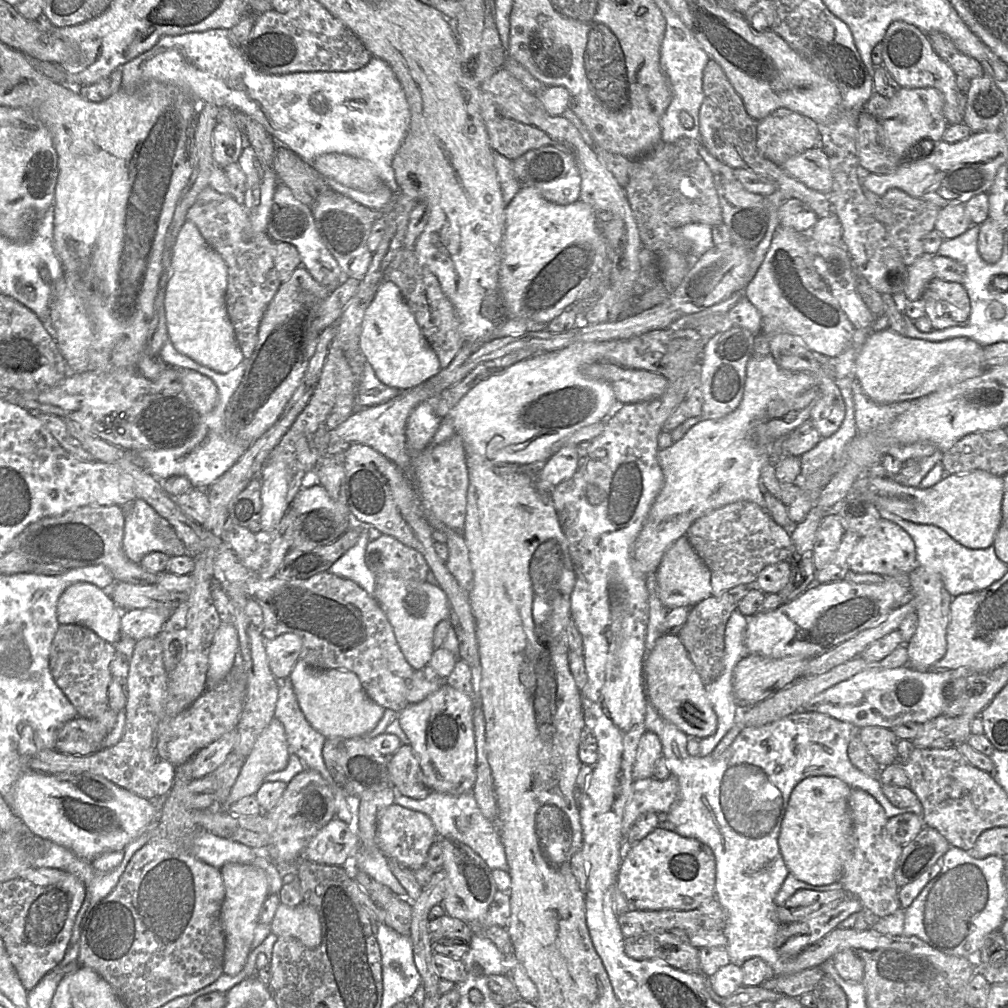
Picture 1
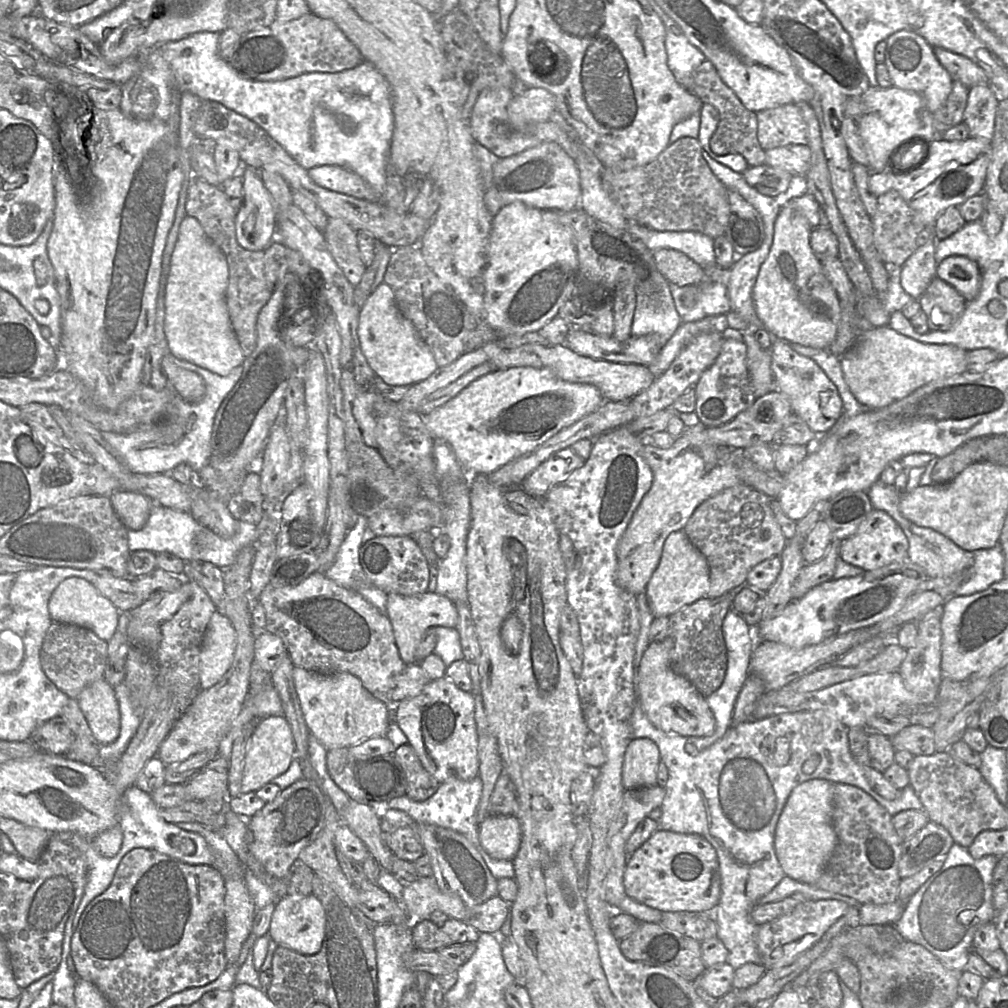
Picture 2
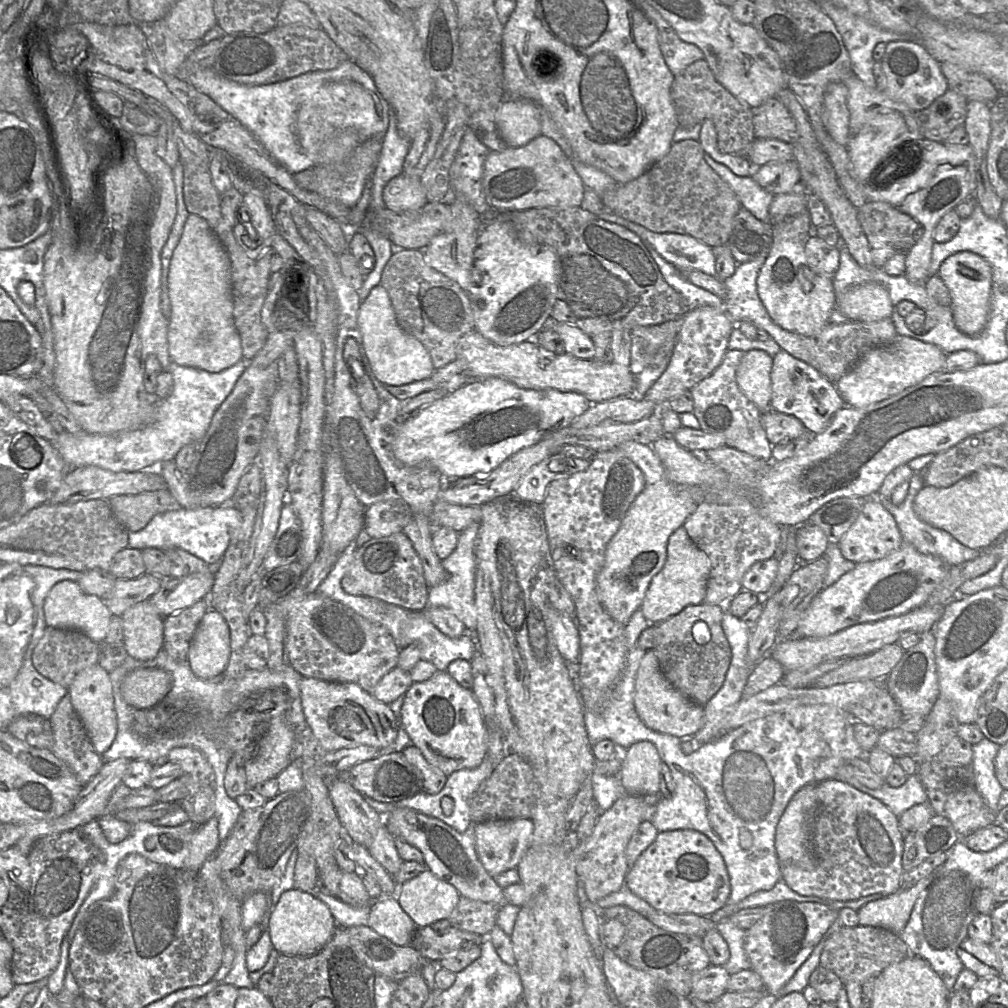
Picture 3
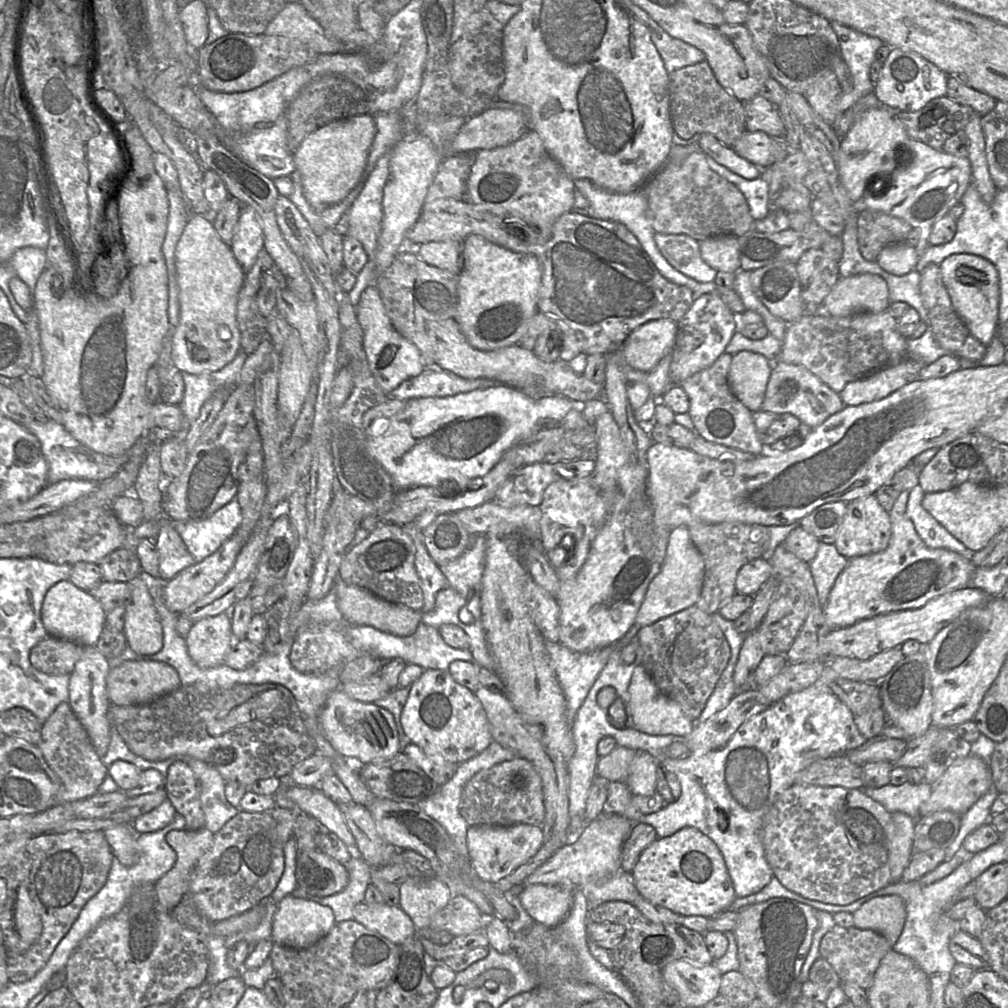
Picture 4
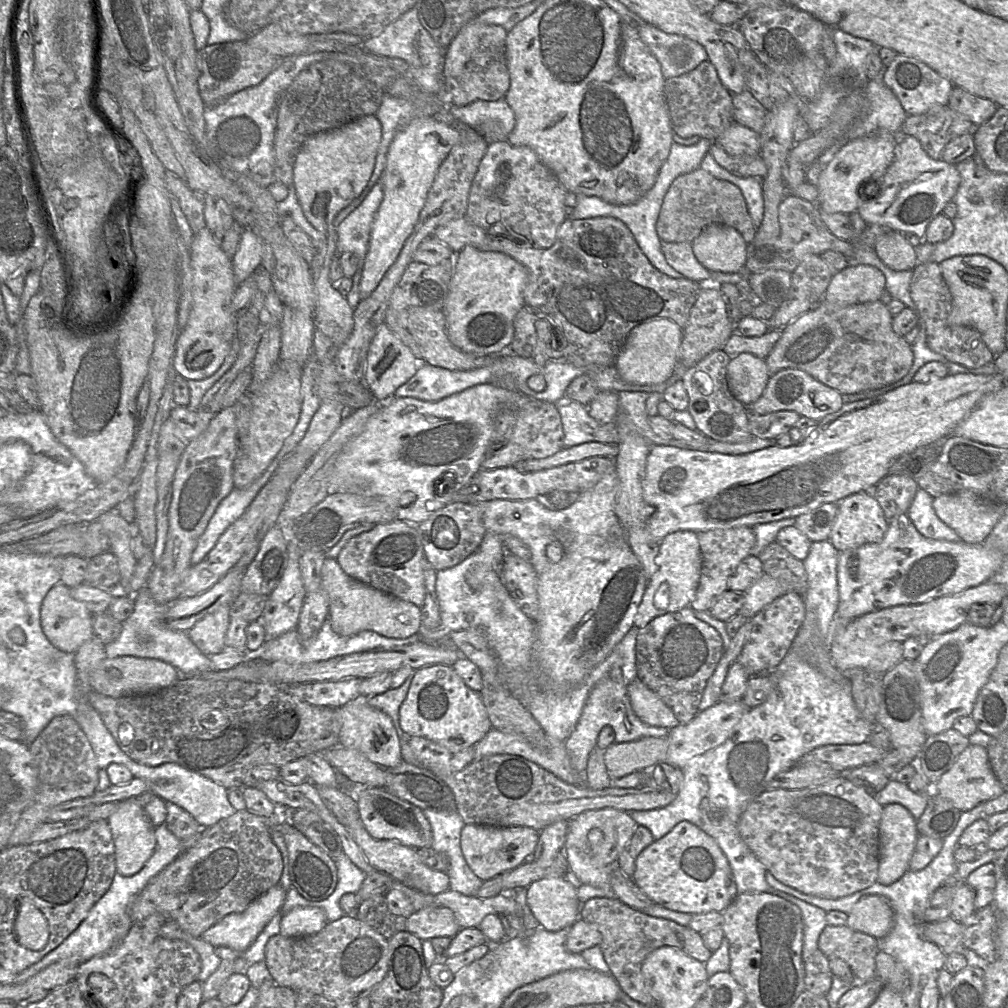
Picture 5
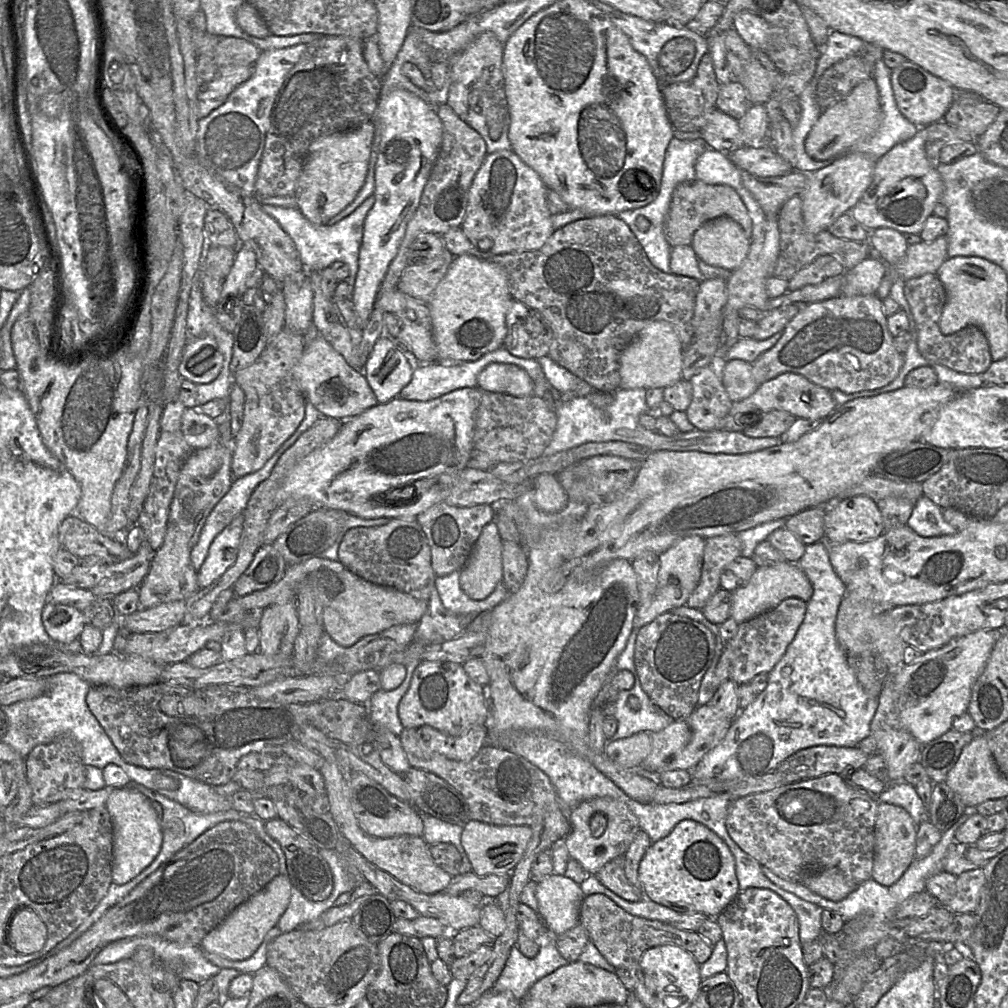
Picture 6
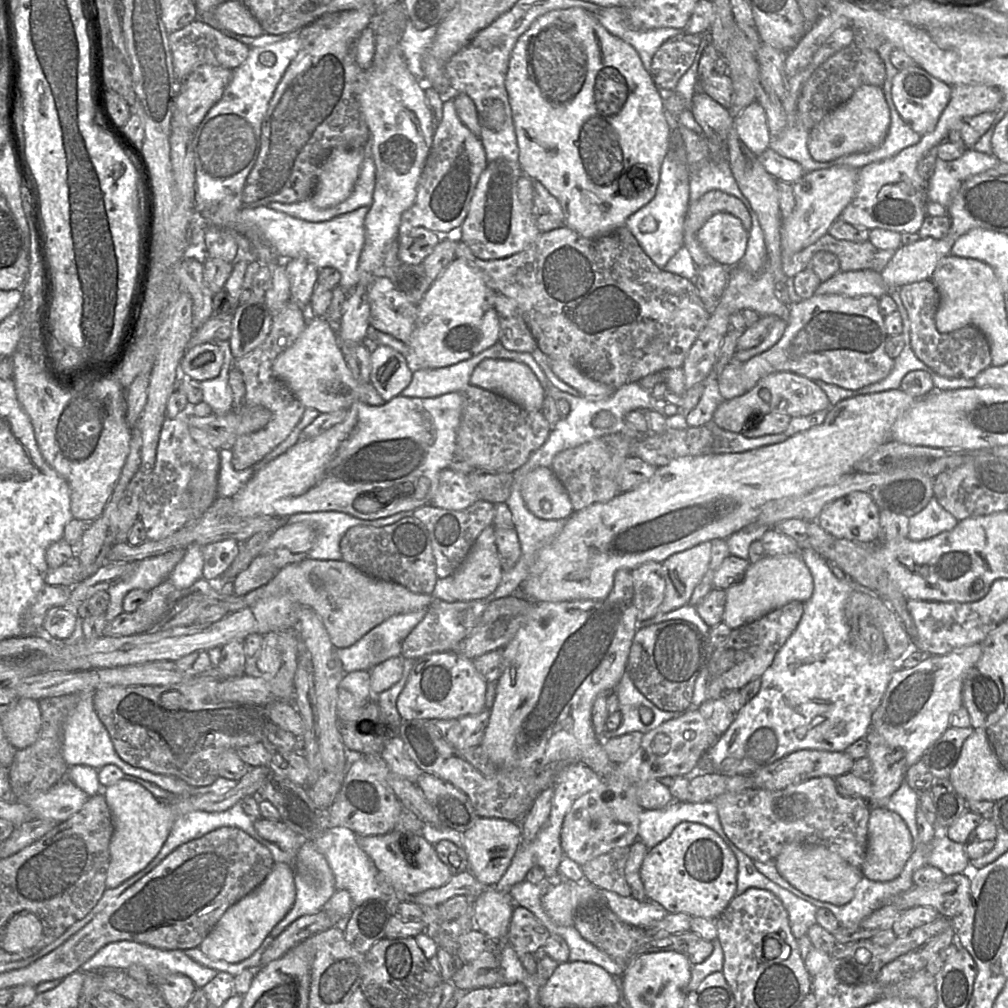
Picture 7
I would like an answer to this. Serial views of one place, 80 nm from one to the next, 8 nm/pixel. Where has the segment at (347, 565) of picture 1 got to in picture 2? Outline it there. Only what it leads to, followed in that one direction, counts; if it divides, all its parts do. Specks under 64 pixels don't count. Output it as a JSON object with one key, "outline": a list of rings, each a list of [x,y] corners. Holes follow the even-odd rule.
{"outline":[[[358,516],[349,529],[335,561],[325,572],[339,586],[359,593],[380,612],[386,612],[387,594],[373,586],[367,579],[359,560],[360,548],[365,542],[377,537],[368,528],[367,518]]]}

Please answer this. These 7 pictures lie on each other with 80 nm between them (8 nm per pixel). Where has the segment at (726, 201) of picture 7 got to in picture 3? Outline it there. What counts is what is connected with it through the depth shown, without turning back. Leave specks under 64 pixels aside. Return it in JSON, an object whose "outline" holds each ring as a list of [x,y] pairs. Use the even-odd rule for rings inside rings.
{"outline":[[[698,141],[675,142],[669,152],[645,173],[630,182],[617,183],[615,188],[605,191],[601,199],[608,210],[650,231],[690,235],[711,247],[724,245],[742,204],[732,188],[707,164],[704,153]]]}

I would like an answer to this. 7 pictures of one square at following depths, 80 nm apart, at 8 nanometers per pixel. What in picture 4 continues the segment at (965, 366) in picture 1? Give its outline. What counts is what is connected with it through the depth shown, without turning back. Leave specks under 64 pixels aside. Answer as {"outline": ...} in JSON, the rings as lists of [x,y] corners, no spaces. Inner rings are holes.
{"outline":[[[908,354],[903,361],[849,382],[840,392],[846,406],[881,400],[917,380],[924,364]]]}

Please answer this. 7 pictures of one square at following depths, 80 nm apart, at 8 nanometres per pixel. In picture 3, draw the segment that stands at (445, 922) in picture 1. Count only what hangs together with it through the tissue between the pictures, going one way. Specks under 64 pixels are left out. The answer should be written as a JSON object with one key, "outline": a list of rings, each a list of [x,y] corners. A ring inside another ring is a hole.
{"outline":[[[431,926],[417,927],[410,946],[429,961],[439,963],[443,958],[473,946],[480,946],[484,936],[450,926],[443,934],[436,933]]]}

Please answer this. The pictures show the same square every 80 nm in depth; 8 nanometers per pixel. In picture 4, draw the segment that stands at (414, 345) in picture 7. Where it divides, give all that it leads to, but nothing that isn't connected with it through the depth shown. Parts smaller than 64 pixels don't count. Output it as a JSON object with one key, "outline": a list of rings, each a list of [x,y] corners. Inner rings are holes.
{"outline":[[[470,235],[462,243],[462,270],[458,278],[456,321],[468,342],[479,350],[518,344],[537,309],[542,268],[530,254],[517,253]]]}

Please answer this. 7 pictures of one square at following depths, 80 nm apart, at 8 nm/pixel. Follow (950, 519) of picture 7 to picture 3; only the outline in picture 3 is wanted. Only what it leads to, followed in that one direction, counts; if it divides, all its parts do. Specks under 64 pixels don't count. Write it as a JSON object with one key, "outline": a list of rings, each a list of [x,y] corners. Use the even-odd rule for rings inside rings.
{"outline":[[[918,472],[913,474],[908,483],[909,489],[907,496],[904,502],[900,505],[894,505],[890,499],[881,499],[884,508],[894,517],[903,537],[903,542],[912,545],[918,552],[922,554],[942,559],[950,567],[964,564],[965,562],[973,560],[979,557],[983,552],[991,549],[990,547],[987,549],[968,548],[957,541],[948,532],[935,528],[920,520],[913,510],[913,502],[917,493],[925,486],[925,483]]]}

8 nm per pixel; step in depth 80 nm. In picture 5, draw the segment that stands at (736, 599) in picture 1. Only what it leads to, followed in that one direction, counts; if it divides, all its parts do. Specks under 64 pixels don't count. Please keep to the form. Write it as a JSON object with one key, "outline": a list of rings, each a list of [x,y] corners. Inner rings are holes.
{"outline":[[[692,607],[655,617],[646,626],[638,628],[636,639],[636,670],[638,678],[652,690],[673,712],[680,724],[689,723],[699,712],[699,704],[710,676],[725,650],[715,628],[695,616]]]}

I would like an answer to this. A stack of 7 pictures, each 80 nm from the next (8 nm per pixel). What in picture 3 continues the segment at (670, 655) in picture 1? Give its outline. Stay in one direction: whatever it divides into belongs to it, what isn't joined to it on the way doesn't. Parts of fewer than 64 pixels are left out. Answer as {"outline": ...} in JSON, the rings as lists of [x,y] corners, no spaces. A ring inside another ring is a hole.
{"outline":[[[653,649],[645,652],[635,679],[634,705],[641,721],[651,730],[684,737],[698,732],[703,725],[703,707],[677,691],[664,677]]]}

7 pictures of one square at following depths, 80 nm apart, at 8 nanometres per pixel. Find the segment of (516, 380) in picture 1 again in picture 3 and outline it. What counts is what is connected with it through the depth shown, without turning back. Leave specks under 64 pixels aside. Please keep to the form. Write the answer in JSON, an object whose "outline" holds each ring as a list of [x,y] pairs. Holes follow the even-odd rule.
{"outline":[[[498,377],[469,380],[456,391],[432,402],[394,427],[391,448],[401,463],[409,466],[429,464],[447,479],[487,475],[519,450],[536,444],[553,431],[571,425],[591,404],[577,392],[524,389]]]}

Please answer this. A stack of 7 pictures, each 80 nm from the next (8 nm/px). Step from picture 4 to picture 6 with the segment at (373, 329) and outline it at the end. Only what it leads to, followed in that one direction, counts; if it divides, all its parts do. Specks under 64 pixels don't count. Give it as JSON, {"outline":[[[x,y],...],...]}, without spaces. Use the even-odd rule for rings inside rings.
{"outline":[[[379,337],[366,361],[363,374],[378,403],[397,397],[410,382],[414,369],[403,352],[388,338]]]}

